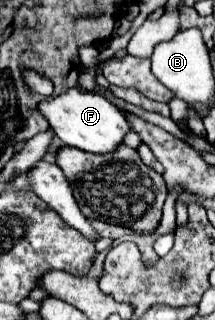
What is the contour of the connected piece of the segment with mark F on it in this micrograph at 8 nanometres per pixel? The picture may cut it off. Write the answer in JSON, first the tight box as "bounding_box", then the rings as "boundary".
{"bounding_box":[37,86,131,154],"boundary":[[[81,86],[63,88],[63,92],[57,94],[55,98],[49,96],[45,100],[41,100],[37,104],[37,110],[45,116],[45,120],[49,122],[49,128],[55,132],[55,136],[61,142],[65,142],[67,146],[85,150],[85,152],[93,152],[93,154],[103,154],[103,152],[115,150],[131,128],[129,122],[125,120],[123,112],[115,104],[105,100],[101,94],[83,90]]]}

